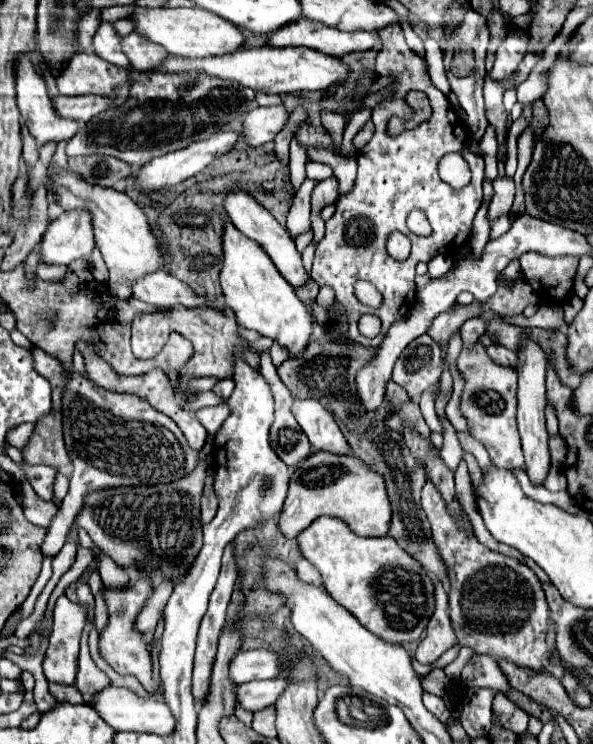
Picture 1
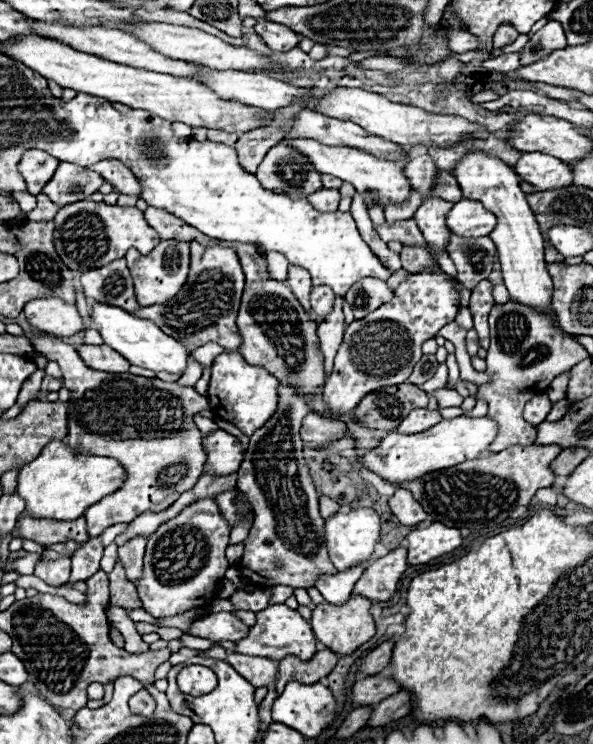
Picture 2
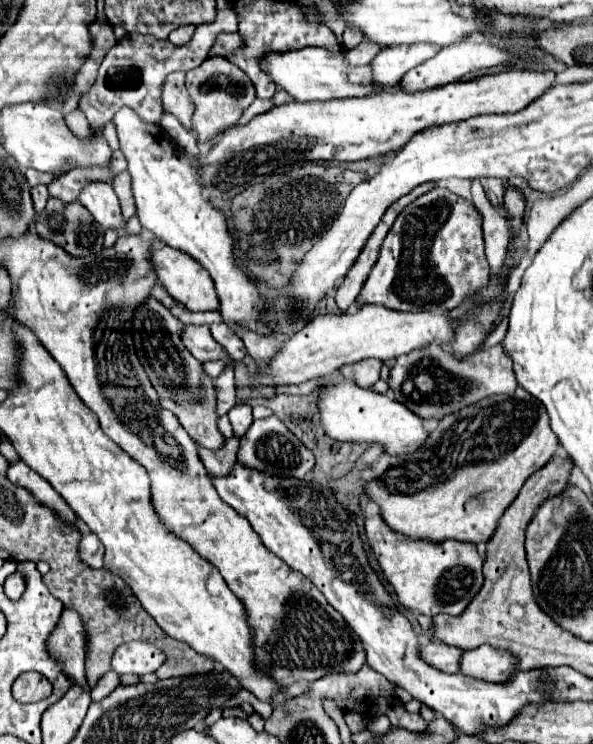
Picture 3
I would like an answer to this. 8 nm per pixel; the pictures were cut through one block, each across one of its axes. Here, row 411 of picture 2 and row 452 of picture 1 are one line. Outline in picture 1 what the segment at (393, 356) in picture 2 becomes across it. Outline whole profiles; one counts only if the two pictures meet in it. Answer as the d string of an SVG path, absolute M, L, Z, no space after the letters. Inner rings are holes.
M296 400L294 416L304 428L314 450L326 450L338 456L348 456L352 452L334 418L316 400Z

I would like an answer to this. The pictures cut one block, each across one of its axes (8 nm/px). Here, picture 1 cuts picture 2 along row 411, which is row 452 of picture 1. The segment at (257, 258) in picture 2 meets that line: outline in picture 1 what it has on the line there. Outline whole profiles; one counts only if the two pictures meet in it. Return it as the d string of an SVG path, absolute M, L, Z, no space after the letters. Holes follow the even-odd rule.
M314 452L290 470L290 488L278 518L284 536L296 538L302 528L310 526L318 516L334 516L348 522L350 530L360 536L386 536L390 526L390 502L382 476L372 472L356 456L336 456L330 452Z

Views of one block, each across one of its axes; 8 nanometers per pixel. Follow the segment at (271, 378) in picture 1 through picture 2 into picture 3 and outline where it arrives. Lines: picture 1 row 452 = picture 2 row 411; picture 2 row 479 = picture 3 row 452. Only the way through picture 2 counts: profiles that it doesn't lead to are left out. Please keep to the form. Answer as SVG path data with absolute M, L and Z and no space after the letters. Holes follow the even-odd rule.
M270 416L264 420L254 420L248 432L240 438L238 462L248 464L250 468L260 468L262 472L272 472L274 476L304 478L314 466L314 454L276 416Z

